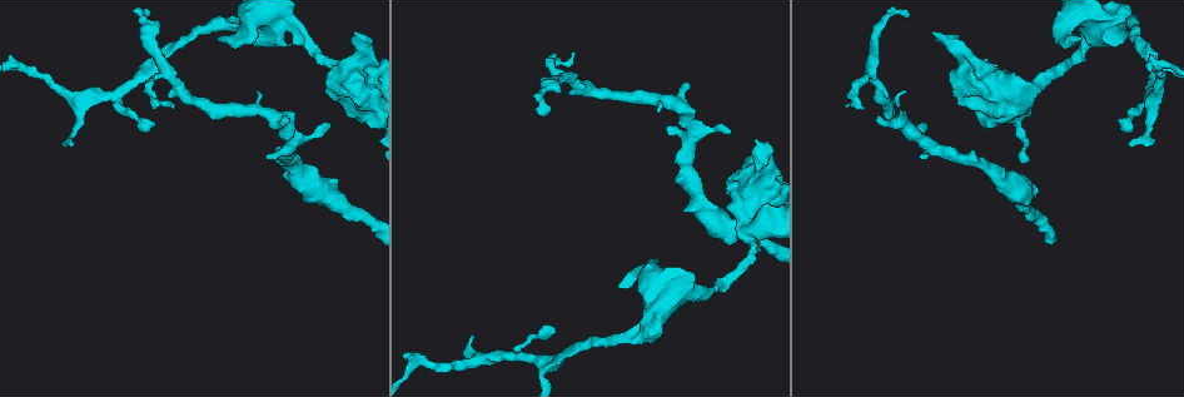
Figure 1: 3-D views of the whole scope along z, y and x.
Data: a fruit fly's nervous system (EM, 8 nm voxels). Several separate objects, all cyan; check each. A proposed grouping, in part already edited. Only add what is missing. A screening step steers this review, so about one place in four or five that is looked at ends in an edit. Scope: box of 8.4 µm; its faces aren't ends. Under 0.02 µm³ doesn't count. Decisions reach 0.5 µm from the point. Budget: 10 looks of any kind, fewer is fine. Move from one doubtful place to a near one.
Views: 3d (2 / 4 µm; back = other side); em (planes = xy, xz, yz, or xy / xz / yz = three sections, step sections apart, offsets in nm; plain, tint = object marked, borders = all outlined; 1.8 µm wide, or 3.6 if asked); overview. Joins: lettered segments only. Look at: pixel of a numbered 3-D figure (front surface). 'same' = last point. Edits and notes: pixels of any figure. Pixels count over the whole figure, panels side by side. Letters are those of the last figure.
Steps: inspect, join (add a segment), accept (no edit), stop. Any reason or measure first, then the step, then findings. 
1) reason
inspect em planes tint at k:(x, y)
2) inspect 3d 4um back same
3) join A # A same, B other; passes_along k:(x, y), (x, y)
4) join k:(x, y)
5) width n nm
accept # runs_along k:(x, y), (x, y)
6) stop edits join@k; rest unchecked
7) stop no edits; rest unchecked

free end
inspect 3d 4um at 1:(757, 142)

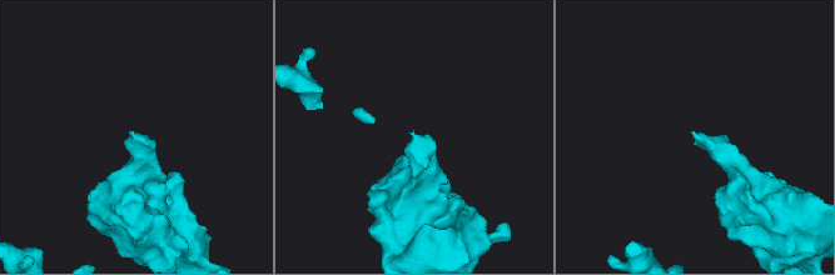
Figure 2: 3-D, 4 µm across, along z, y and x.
inspect em planes borders at 2:(413, 133)

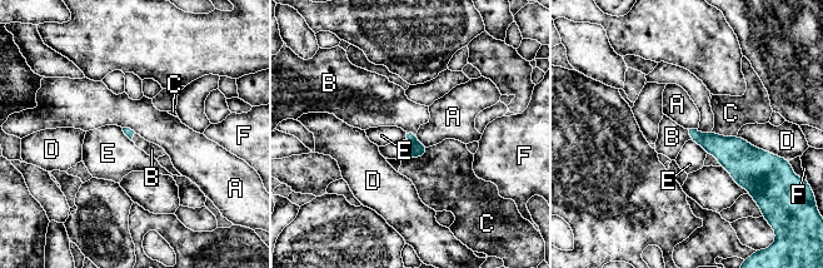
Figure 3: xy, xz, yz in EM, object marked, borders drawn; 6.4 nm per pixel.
join 3:(383, 104) # A other, B same, C other, D other, E other, F other; the cell continues

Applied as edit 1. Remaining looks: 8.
see it whole again
inspect overview

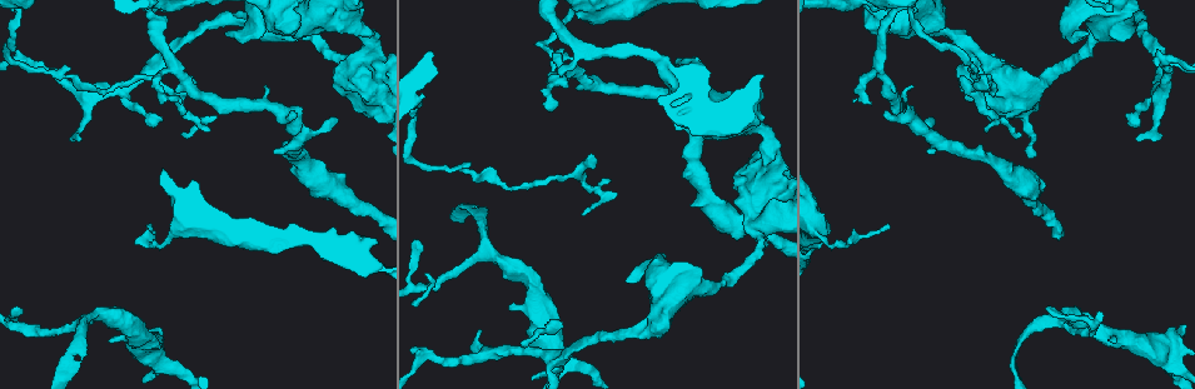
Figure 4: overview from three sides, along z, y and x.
free end
inspect 3d 4um at 4:(933, 121)

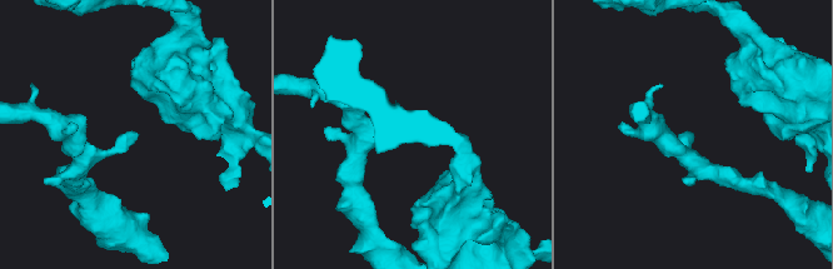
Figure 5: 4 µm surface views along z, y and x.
inspect em xz step 4 borders at 5:(693, 133)

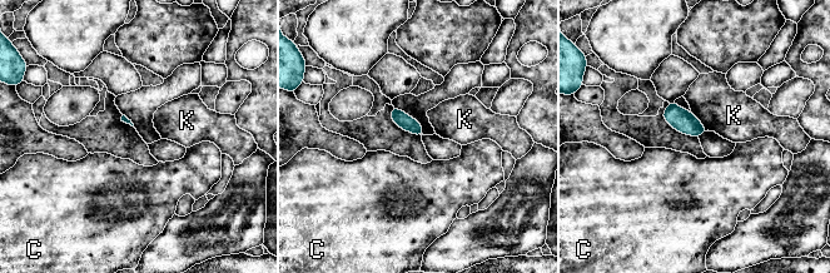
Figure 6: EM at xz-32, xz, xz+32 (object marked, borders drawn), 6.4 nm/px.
inspect em planes borders same

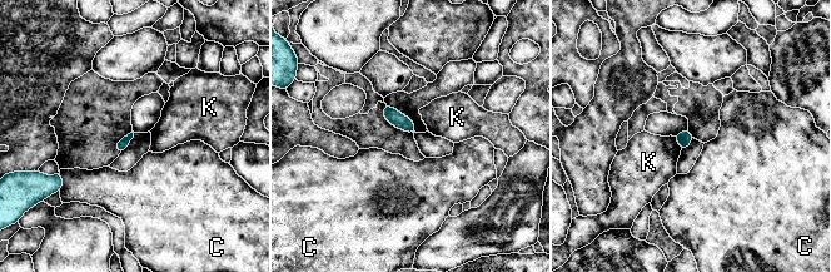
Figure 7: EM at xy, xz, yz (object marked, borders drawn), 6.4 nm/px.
accept # C other, K other; border 7:(675, 137), (681, 149); no lettered segment goes on from it

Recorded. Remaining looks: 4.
thin end
inspect 3d 2um at 4:(79, 138)

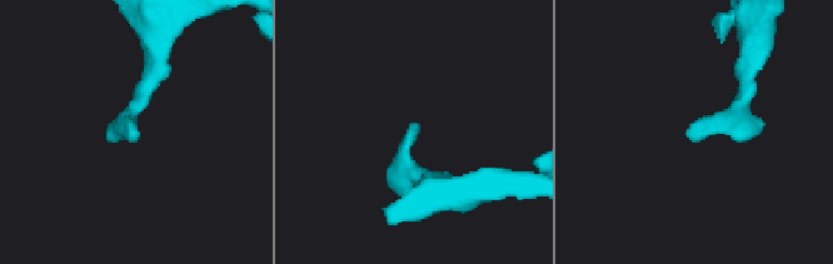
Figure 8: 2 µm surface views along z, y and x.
inspect em planes borders at 8:(133, 137)

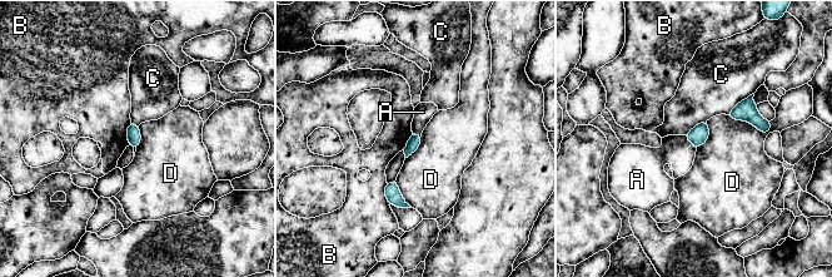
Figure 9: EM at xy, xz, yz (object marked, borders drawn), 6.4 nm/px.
longest_contact D 300 nm
accept # A other, B other, C other, D other; border 9:(413, 132), (421, 135); no lettered segment goes on from it

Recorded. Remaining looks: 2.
abrupt turn
inspect em xy step 16 borders at 4:(23, 330)

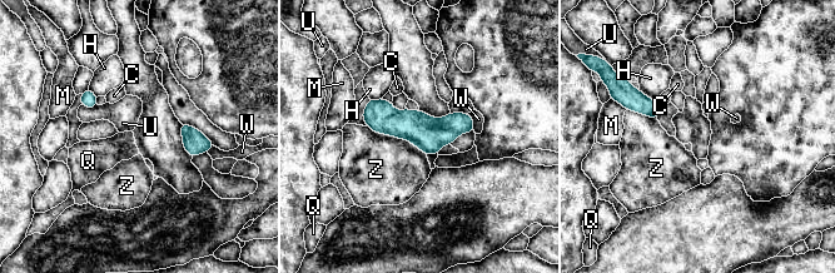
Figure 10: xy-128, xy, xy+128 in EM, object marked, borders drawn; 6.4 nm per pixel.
accept # C other, H other, M other, Q other, U other, W other, Z other; runs_along 10:(371, 103), (393, 123), (471, 128); no lettered segment goes on from it

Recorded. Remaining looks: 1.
stop edits join@3; rest unchecked

